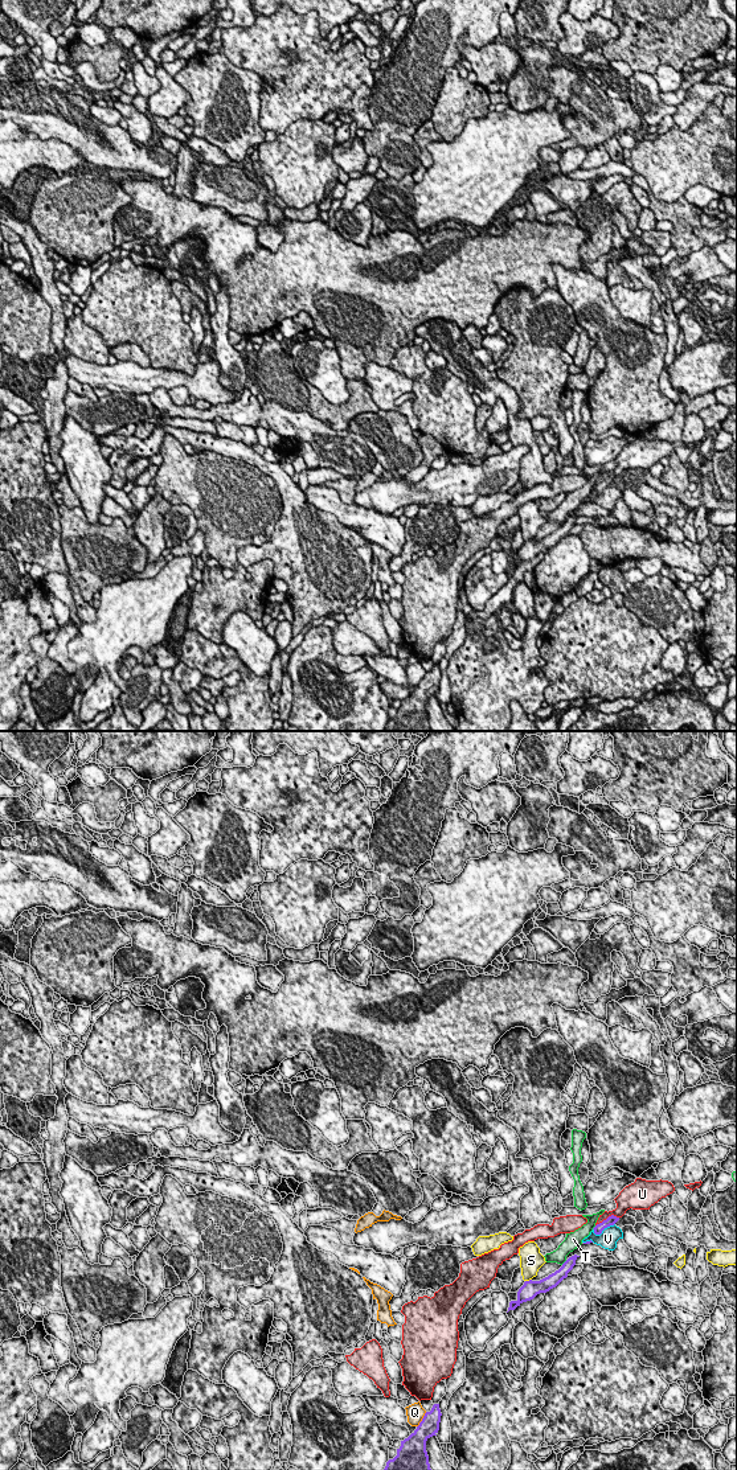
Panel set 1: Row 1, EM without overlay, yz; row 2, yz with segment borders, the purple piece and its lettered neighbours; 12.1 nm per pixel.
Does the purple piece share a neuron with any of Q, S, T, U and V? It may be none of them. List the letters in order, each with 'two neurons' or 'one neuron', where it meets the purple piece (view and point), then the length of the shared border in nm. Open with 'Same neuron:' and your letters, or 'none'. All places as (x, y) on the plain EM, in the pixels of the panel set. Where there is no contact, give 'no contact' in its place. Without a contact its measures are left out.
Same neuron: none
Q: two neurons; meets purple in yz at (422, 680); contact 220 nm long
S: two neurons; meets purple in yz at (529, 540); contact 90 nm long
T: two neurons; meets purple in yz at (565, 521); contact 100 nm long
U: two neurons; meets purple in yz at (607, 477); contact 320 nm long
V: two neurons; meets purple in yz at (604, 488); contact 300 nm long

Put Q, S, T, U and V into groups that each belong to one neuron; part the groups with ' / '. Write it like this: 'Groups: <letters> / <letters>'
Groups: Q / S / T / U / V

